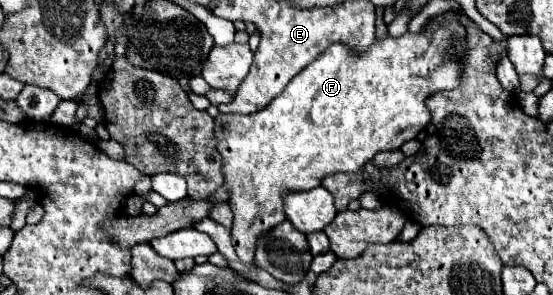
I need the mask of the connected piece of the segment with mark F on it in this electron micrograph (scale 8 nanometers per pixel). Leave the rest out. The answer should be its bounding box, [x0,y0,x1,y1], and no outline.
[214,18,466,264]

